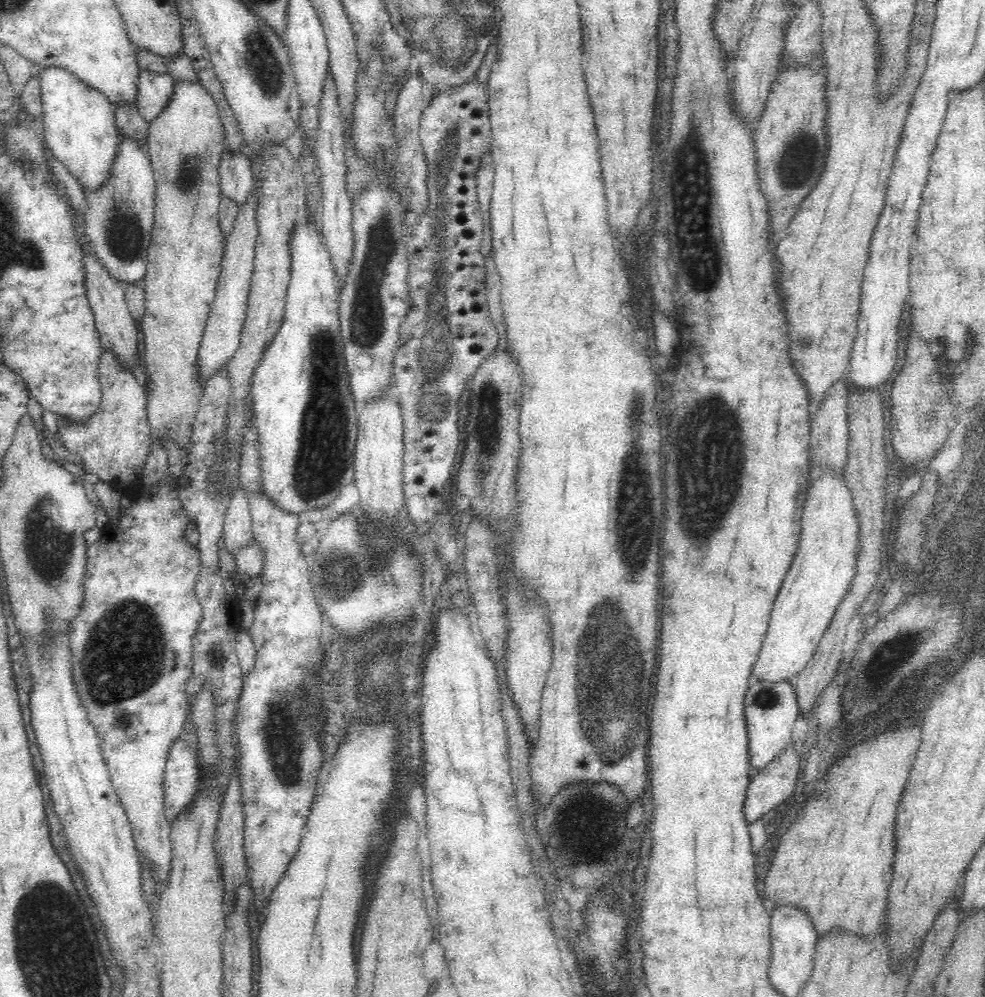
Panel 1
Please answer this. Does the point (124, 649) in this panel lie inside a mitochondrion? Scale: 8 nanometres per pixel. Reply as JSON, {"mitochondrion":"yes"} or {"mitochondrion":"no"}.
{"mitochondrion":"yes"}

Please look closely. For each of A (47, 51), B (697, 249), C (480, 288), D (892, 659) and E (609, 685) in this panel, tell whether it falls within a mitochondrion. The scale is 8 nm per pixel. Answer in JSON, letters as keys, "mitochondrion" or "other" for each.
{"A":"other","B":"mitochondrion","C":"other","D":"mitochondrion","E":"mitochondrion"}

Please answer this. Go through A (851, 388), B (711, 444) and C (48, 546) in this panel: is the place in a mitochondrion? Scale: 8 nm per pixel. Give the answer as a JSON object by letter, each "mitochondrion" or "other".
{"A":"other","B":"mitochondrion","C":"mitochondrion"}

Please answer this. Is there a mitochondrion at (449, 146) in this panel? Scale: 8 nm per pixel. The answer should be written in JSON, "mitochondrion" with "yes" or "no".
{"mitochondrion":"yes"}

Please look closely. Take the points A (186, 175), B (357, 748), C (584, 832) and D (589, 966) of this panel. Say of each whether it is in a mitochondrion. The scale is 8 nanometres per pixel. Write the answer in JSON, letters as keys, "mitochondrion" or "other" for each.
{"A":"mitochondrion","B":"other","C":"mitochondrion","D":"other"}

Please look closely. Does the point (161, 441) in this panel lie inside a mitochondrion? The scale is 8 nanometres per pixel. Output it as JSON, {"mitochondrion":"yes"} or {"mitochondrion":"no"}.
{"mitochondrion":"no"}

